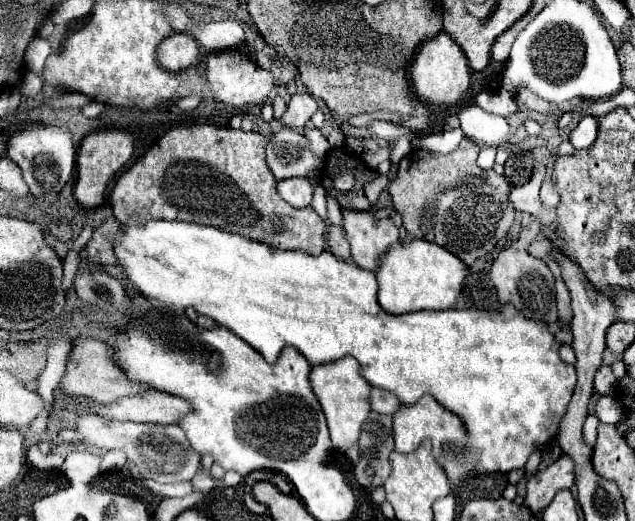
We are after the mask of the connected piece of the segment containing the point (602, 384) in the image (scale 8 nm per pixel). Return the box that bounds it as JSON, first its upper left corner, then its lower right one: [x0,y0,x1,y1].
[593,365,615,395]

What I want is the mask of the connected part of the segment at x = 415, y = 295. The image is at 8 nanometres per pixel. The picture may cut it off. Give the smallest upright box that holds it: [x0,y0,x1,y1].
[377,239,469,315]

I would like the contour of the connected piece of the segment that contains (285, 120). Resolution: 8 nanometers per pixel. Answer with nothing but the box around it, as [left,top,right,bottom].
[279,93,319,129]

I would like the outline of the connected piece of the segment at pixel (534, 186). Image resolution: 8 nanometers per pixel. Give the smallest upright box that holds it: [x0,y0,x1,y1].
[509,153,555,225]

